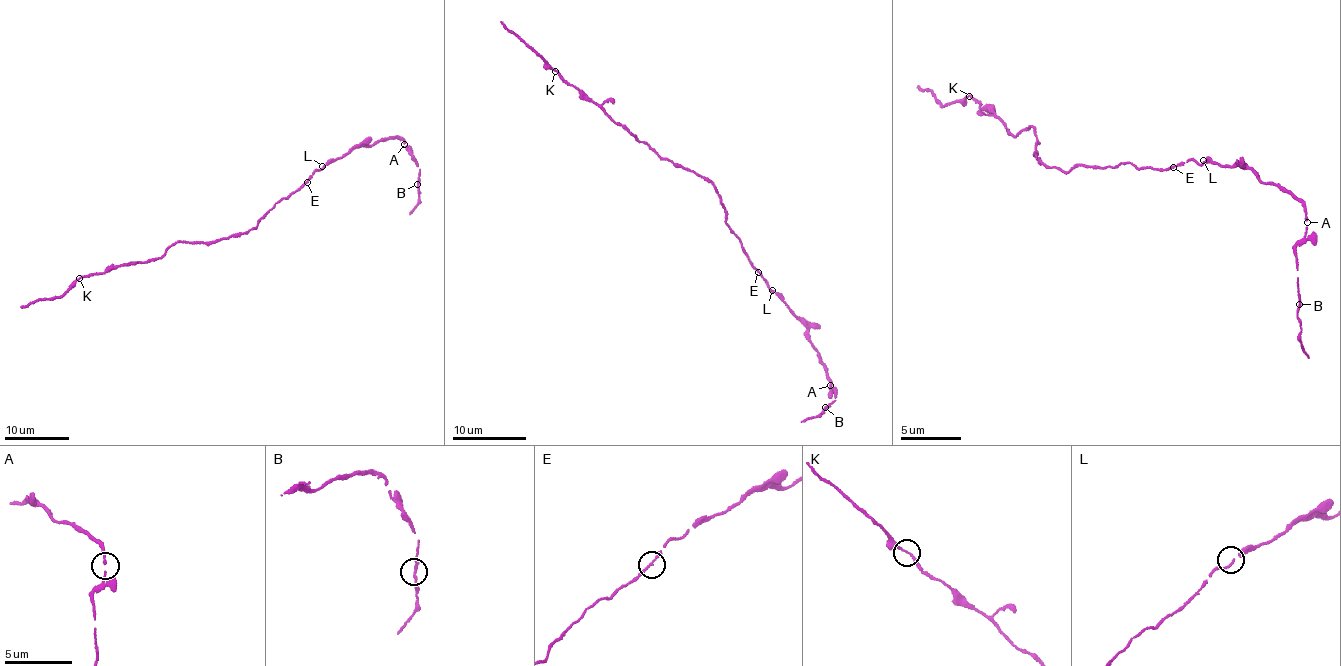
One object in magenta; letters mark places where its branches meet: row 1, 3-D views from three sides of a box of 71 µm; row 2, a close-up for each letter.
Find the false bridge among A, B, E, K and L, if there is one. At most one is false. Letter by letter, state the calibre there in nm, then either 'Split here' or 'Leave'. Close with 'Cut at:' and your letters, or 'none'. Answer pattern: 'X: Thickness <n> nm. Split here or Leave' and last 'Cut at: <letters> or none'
A: Thickness 150 nm. Leave
B: Thickness 160 nm. Leave
E: Thickness 140 nm. Leave
K: Thickness 150 nm. Leave
L: Thickness 150 nm. Leave
Cut at: none

